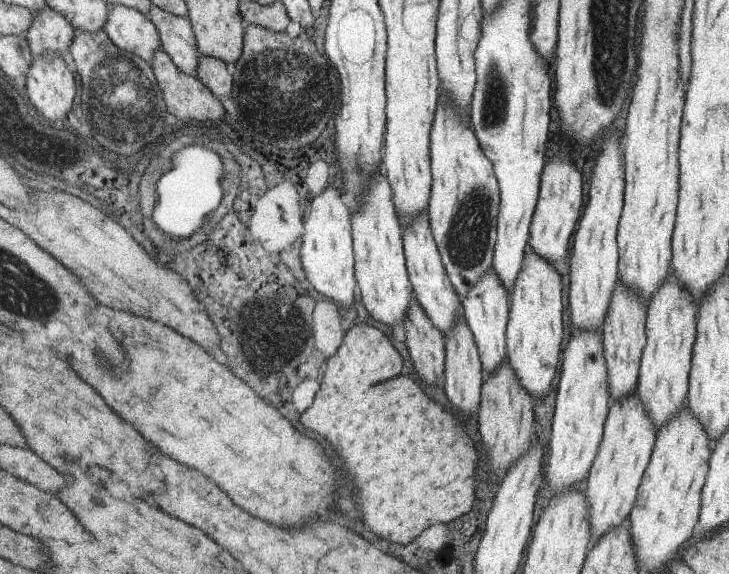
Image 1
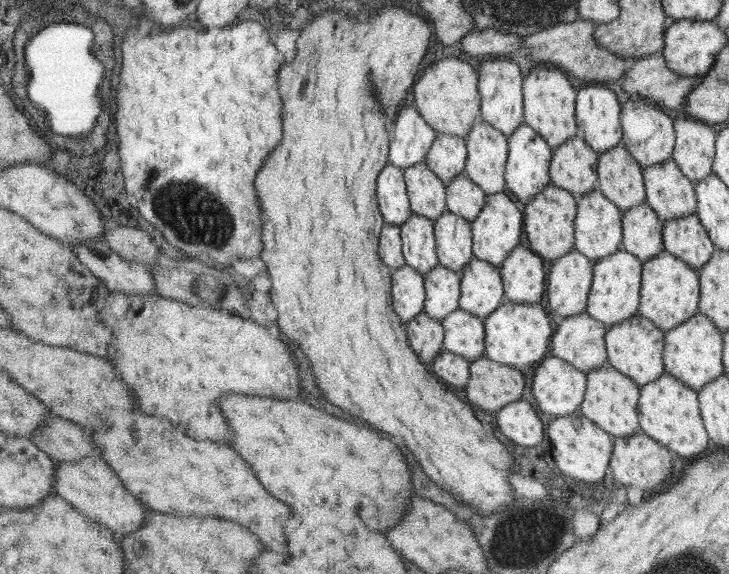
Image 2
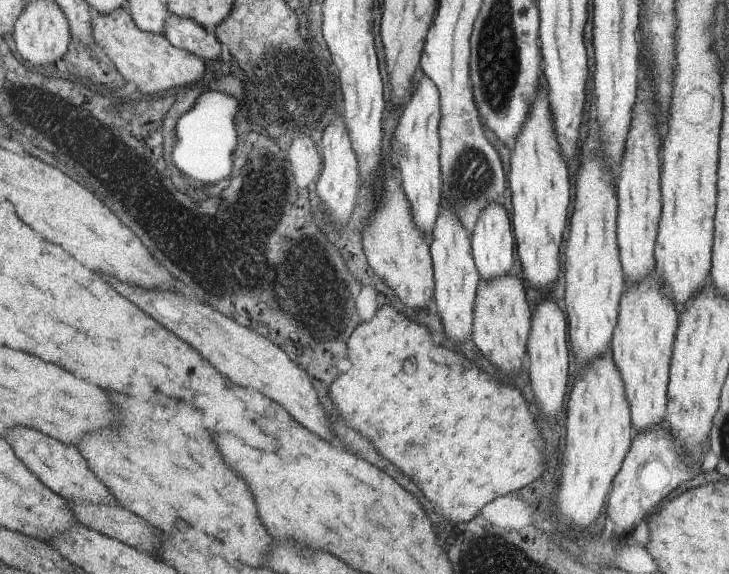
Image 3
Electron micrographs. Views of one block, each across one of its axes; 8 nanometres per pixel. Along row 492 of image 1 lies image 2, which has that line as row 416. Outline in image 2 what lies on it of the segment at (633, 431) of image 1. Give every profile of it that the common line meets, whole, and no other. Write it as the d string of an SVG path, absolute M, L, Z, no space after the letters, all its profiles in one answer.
M610 364L604 365L588 373L586 396L580 412L606 432L612 433L612 436L632 436L640 432L639 395L640 386L631 377Z

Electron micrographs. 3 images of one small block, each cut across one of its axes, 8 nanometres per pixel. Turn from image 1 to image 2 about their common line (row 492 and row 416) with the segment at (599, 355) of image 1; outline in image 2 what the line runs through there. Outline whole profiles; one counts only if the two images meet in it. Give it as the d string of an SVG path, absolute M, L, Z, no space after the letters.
M549 356L536 365L532 396L544 414L559 417L580 411L586 390L586 374L568 361Z

